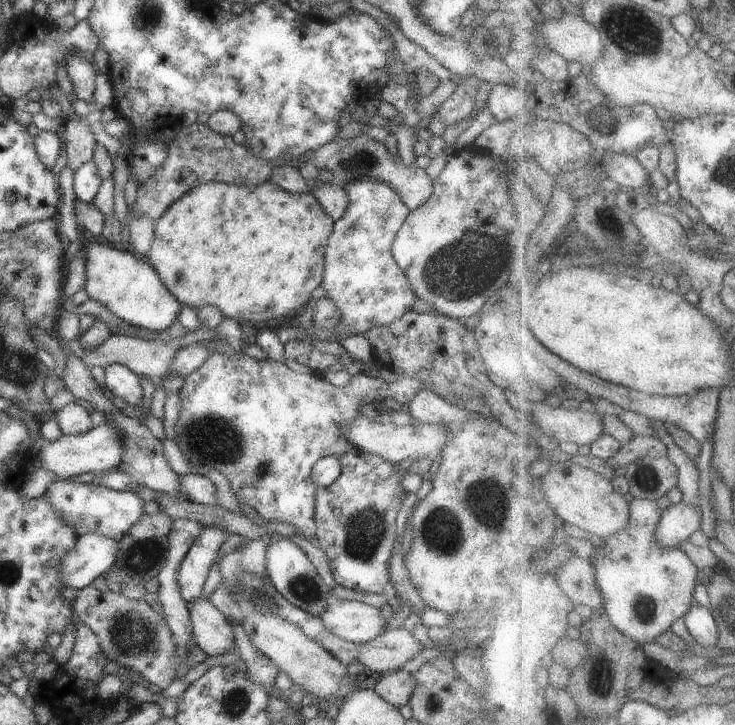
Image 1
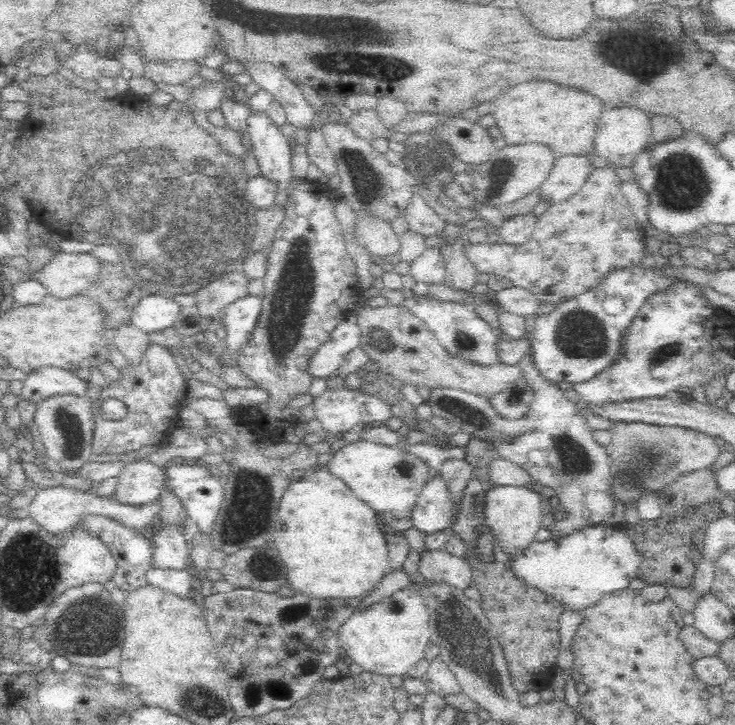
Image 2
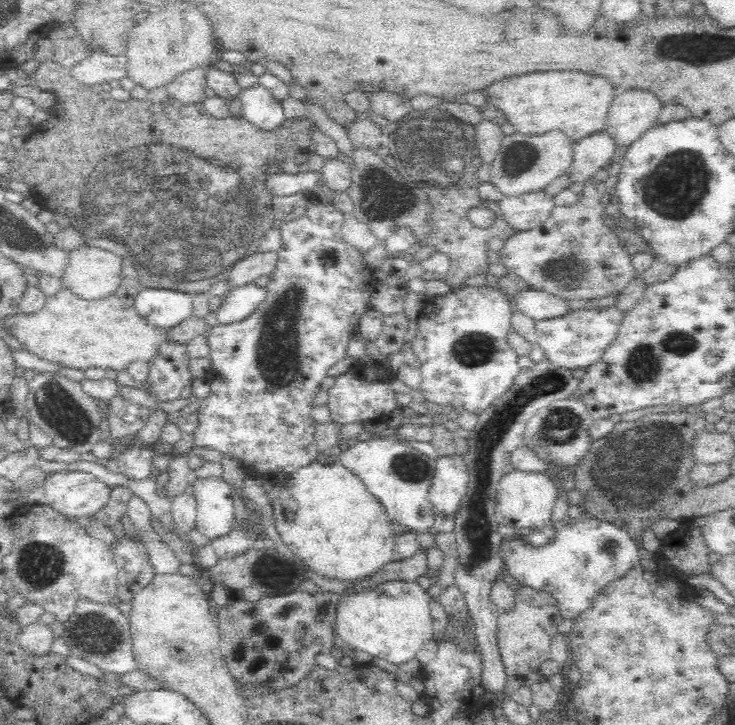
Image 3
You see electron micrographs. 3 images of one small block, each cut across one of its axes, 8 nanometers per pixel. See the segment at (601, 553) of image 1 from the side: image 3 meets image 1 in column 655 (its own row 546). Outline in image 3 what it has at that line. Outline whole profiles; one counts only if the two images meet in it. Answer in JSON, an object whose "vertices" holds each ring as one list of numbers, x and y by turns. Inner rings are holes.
{"vertices":[[560,496,553,507,550,525,557,529,556,539,543,545,532,545,528,542,528,537,512,534,501,541,501,555,506,578,510,578,514,584,550,593,557,600,563,618,574,619,588,610,595,598,604,594,607,586,620,582,631,571,641,569,642,554,641,545,626,530,608,521,570,519,567,515,567,506,566,496]]}

